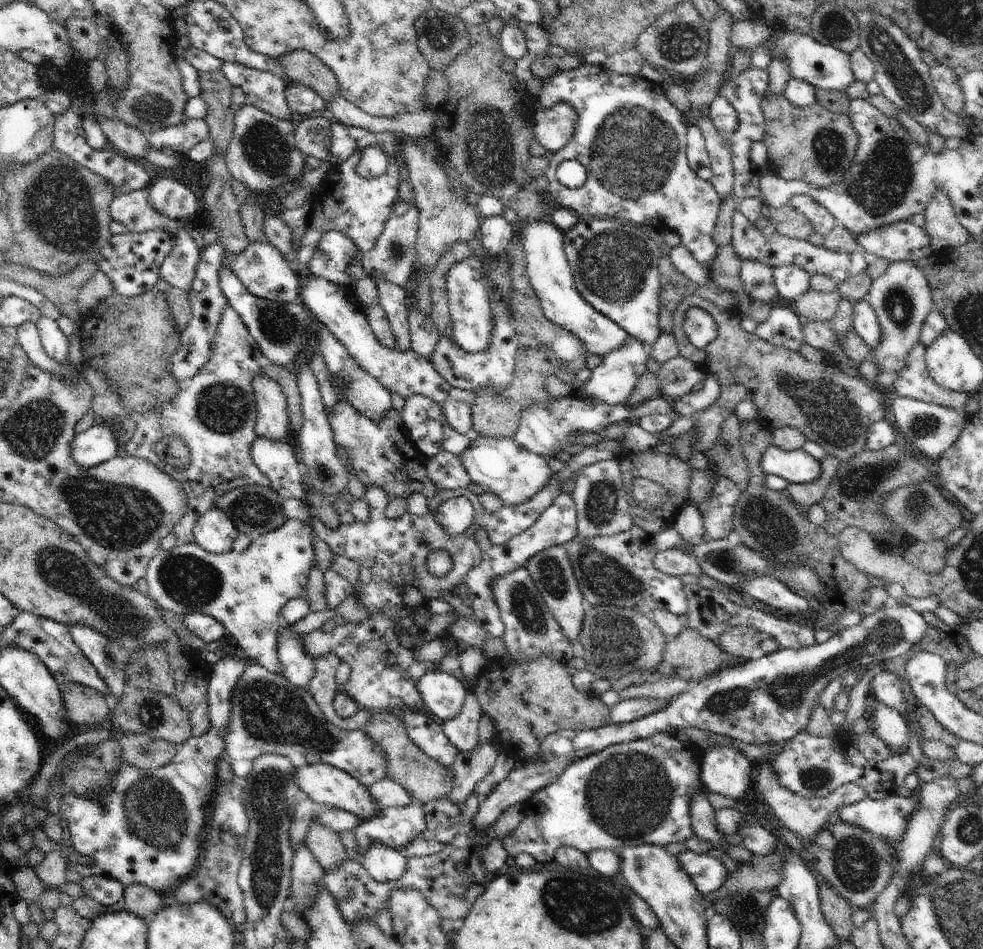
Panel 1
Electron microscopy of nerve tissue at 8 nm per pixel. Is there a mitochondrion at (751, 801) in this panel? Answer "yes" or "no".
no

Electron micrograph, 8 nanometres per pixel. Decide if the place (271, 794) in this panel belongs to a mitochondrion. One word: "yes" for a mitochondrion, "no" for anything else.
yes

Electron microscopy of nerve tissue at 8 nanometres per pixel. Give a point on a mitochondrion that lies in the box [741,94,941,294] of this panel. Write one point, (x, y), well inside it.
(880, 182)

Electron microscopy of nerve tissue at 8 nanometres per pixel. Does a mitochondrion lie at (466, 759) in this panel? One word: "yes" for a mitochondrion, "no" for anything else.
no

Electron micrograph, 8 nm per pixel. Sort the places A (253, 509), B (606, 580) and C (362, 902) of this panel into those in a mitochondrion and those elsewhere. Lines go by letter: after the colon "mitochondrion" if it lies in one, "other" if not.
A: mitochondrion
B: mitochondrion
C: other

